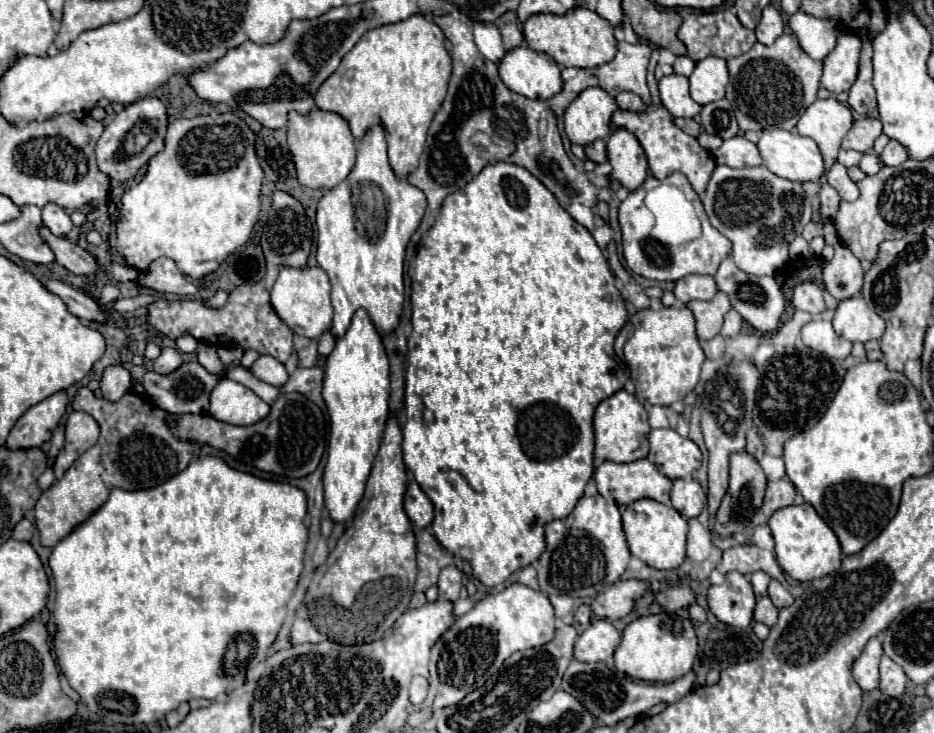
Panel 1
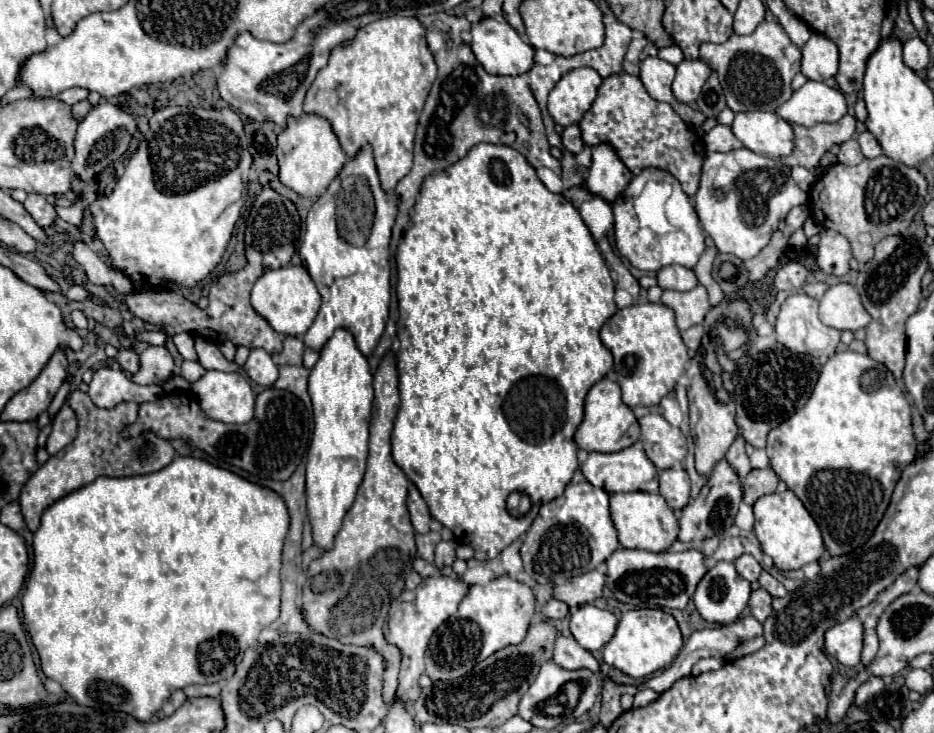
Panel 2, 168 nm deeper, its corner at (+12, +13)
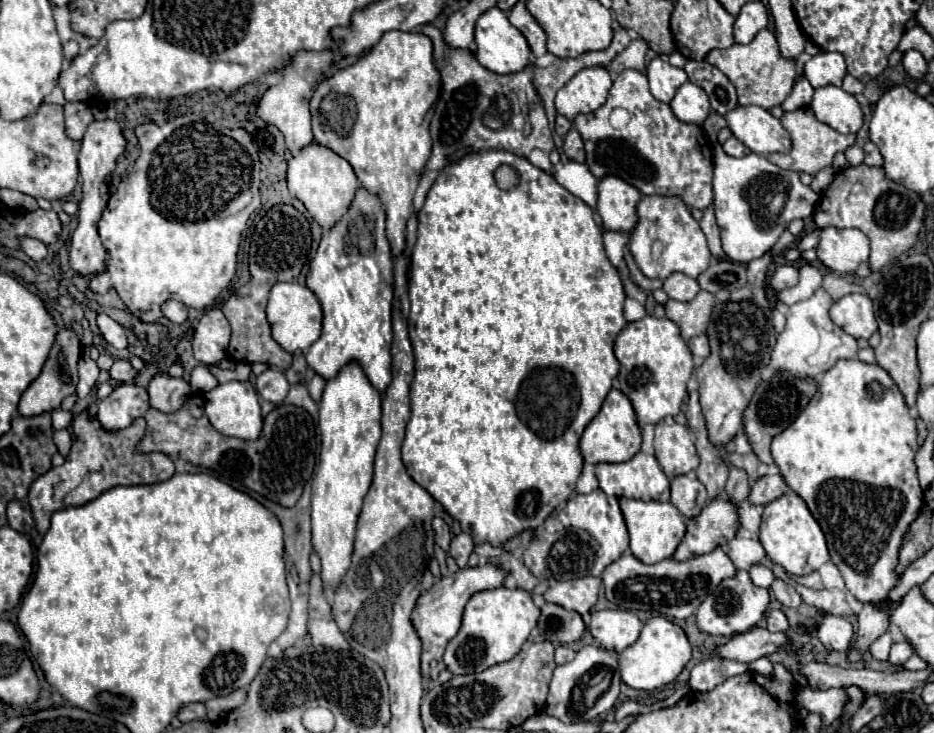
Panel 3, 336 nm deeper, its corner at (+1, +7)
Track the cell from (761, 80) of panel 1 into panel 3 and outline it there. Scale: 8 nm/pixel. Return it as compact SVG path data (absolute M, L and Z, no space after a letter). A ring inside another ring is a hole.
M761 29L755 35L755 39L747 45L733 43L727 49L709 51L707 61L715 65L717 69L721 69L729 77L729 81L735 85L739 95L739 105L759 105L763 109L781 105L797 81L795 63L781 57L777 39L769 29Z

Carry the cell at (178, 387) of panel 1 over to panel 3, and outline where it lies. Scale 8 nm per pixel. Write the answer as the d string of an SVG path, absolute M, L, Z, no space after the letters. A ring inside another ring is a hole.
M115 361L113 367L109 369L109 375L117 383L133 383L135 379L135 369L131 367L129 361Z

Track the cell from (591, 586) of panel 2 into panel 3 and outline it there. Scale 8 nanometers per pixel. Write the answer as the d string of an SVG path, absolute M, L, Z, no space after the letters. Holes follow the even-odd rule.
M589 575L589 577L581 577L581 579L559 581L553 587L549 587L543 593L543 597L549 603L555 603L565 609L587 615L589 609L597 603L599 589L601 589L601 579Z

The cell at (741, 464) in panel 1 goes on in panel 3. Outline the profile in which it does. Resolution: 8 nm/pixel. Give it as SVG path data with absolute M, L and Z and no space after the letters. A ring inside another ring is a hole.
M713 499L703 507L701 515L687 523L687 533L673 553L673 559L687 561L695 555L705 555L707 551L731 541L739 527L737 507L727 499Z

